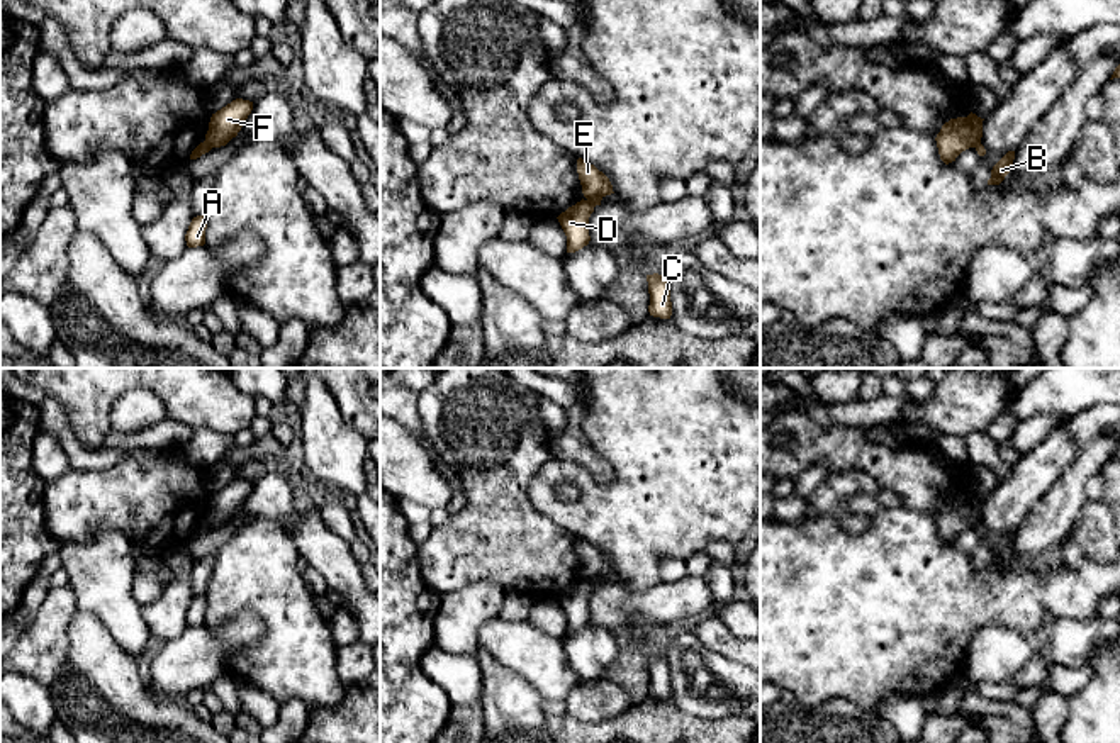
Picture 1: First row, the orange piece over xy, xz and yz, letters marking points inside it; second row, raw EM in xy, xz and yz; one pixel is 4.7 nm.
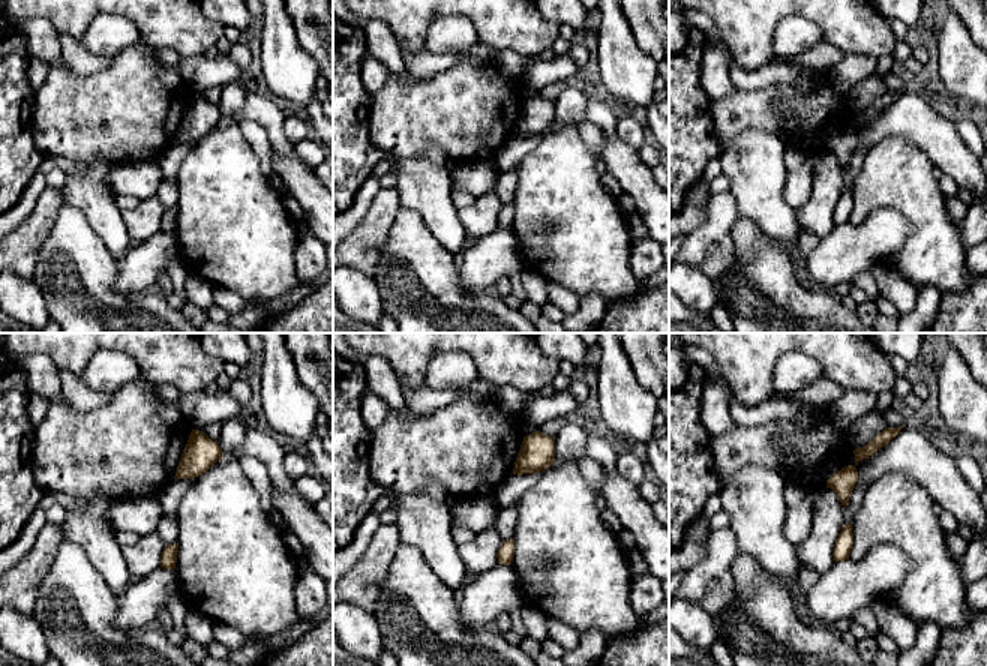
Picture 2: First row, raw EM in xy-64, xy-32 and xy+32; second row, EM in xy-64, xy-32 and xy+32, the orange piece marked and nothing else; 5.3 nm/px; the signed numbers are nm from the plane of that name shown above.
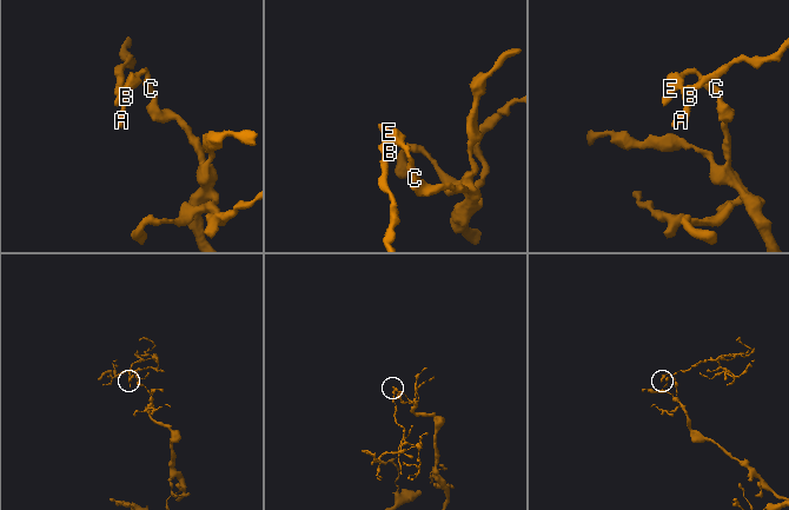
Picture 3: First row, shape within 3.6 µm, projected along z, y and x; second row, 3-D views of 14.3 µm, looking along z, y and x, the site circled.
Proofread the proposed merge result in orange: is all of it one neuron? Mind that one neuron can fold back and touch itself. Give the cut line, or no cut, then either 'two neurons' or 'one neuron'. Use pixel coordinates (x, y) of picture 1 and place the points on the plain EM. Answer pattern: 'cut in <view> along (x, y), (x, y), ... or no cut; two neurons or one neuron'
cut in xy along (204, 521), (212, 526); two neurons

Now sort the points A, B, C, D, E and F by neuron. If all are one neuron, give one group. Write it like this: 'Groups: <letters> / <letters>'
Groups: A B D / C E F

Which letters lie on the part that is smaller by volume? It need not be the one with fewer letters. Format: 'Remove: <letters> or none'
Remove: A, B, D

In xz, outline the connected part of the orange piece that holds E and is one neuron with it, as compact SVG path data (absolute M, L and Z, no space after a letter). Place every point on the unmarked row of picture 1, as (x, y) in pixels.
M579 538L577 553L579 553L584 577L594 585L601 585L601 580L606 575L614 573L609 558L589 541Z

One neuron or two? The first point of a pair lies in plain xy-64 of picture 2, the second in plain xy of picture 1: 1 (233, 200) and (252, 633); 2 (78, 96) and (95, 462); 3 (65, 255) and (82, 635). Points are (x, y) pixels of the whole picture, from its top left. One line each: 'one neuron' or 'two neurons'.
1: two neurons
2: two neurons
3: one neuron

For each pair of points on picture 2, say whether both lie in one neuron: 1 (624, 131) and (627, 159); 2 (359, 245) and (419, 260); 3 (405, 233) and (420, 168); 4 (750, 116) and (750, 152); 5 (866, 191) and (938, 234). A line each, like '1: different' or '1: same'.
1: different
2: different
3: different
4: different
5: same

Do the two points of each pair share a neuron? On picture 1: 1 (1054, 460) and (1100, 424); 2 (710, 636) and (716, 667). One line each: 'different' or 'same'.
1: different
2: different

